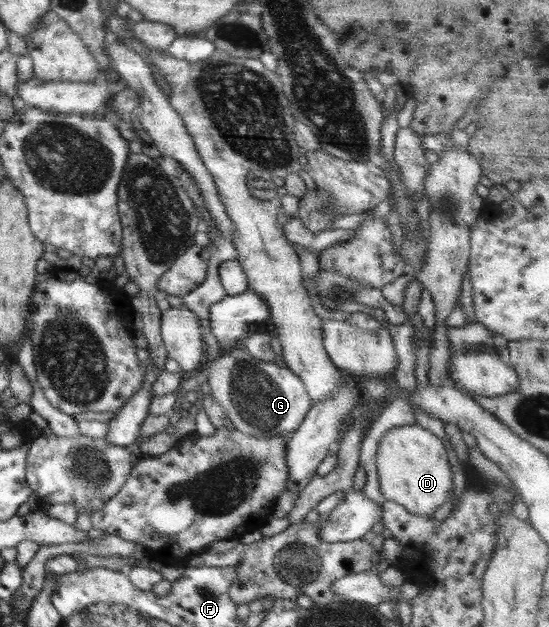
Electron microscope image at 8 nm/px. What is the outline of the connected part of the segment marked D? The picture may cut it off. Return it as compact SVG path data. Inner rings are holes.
M418 423L388 430L379 441L375 458L380 489L386 500L400 504L411 515L433 517L453 489L448 451L435 434Z

